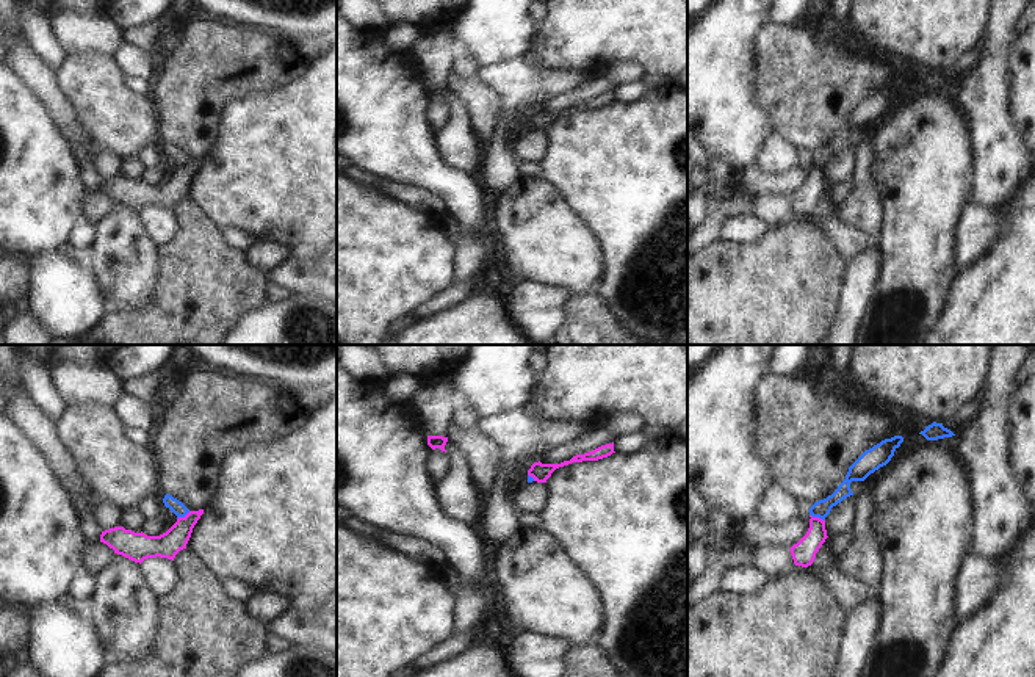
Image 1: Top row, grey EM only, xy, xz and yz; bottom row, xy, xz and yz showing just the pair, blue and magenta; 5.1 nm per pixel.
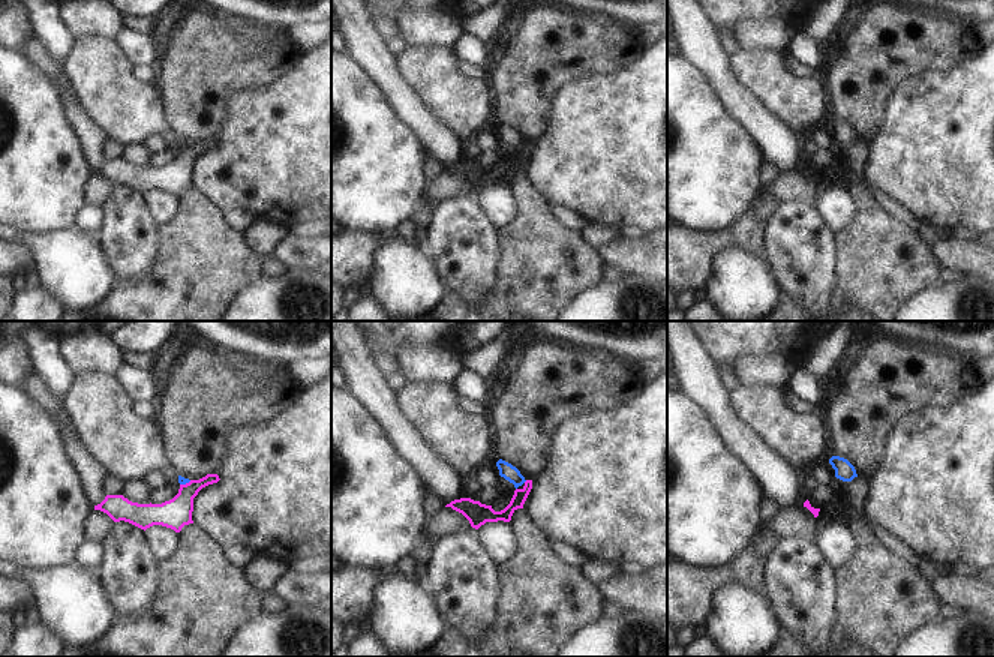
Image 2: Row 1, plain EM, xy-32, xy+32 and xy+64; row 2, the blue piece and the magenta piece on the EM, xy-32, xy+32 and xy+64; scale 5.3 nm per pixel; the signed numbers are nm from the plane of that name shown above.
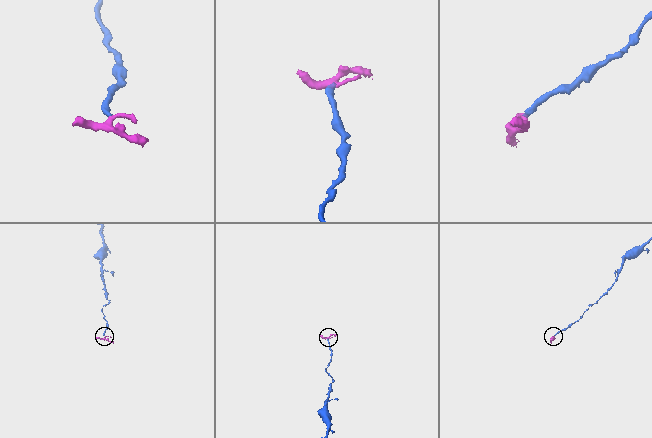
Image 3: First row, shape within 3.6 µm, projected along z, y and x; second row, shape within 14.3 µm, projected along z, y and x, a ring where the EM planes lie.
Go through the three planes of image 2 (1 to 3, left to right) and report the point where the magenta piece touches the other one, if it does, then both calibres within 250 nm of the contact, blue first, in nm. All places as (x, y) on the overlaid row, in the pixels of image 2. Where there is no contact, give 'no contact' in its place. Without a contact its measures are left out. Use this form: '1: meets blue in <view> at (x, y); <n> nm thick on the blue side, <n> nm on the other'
1: meets blue in xy-32 at (185, 483); 50 nm thick on the blue side, 160 nm on the other
2: no contact
3: no contact

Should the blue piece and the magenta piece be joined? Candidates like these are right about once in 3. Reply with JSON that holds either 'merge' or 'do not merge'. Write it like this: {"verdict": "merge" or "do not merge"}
{"verdict": "do not merge"}

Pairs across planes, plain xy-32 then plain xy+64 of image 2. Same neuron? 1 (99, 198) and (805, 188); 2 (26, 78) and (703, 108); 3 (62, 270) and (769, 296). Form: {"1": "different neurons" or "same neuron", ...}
{"1": "same neuron", "2": "same neuron", "3": "same neuron"}

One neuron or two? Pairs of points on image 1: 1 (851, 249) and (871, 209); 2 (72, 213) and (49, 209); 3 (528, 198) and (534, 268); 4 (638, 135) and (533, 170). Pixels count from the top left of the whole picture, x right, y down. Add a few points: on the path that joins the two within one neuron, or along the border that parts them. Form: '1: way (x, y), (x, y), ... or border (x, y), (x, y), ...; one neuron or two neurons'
1: border (836, 217), (843, 223), (877, 238); two neurons
2: way (66, 212), (55, 209); one neuron
3: way (531, 215), (534, 220), (534, 251); one neuron
4: border (537, 163), (540, 177); two neurons

